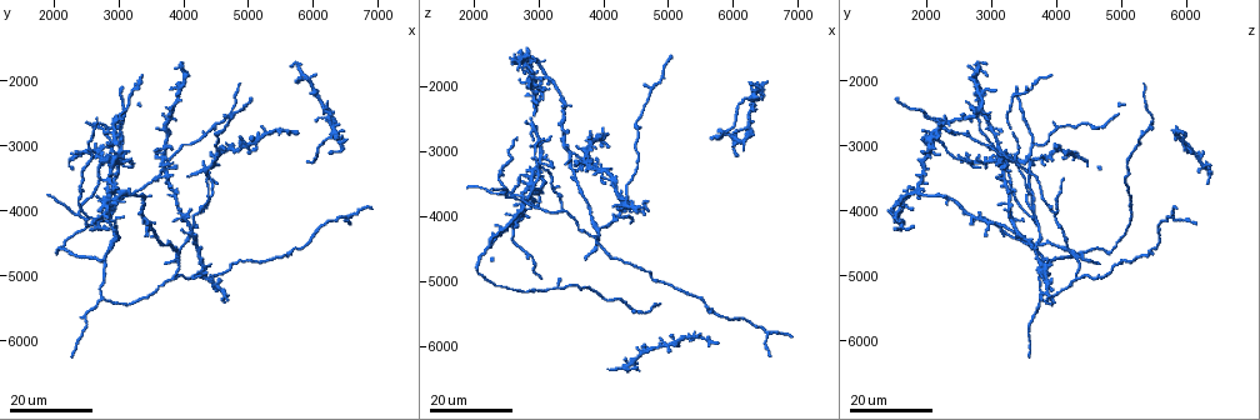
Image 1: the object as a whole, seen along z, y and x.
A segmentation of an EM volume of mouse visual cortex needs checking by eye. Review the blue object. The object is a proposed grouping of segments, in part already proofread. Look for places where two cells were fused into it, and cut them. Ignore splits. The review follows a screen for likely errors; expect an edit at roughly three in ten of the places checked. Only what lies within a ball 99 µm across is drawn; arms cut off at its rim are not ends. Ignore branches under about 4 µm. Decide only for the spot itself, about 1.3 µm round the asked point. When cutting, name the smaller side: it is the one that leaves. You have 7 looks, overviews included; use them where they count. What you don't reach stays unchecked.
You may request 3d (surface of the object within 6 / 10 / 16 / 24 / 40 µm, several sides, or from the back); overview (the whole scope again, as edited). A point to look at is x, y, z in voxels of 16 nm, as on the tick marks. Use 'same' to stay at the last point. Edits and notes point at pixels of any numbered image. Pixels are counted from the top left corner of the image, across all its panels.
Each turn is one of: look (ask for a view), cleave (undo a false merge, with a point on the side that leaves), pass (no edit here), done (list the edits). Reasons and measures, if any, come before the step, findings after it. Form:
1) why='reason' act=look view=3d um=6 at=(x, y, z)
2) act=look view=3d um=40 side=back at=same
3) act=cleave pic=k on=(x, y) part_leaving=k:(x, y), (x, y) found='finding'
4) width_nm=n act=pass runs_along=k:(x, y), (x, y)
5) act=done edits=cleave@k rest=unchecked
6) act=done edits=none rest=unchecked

why='three arms meet' act=look view=3d um=16 at=(6500, 4100, 5800)

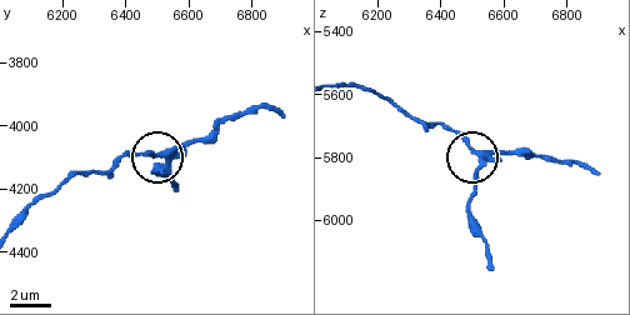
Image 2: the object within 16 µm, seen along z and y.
act=look view=3d um=10 at=(6540, 4110, 5810)

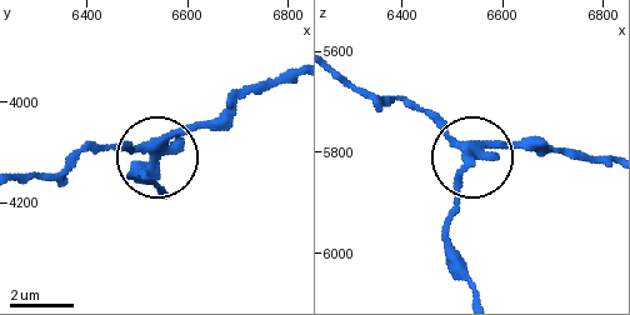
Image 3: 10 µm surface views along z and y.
side_arm_um=7 act=cleave pic=3 on=(143, 170) part_leaving=3:(473, 156), (456, 180), (448, 253), (478, 293) found='a second cell is stuck on'

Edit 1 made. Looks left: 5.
why='arms part here' act=look view=3d um=16 at=(4250, 4000, 4000)

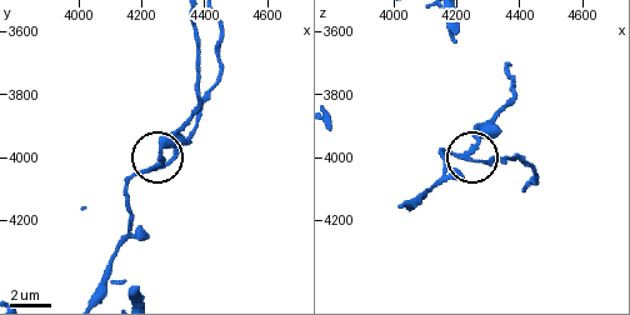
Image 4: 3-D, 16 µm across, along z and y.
act=look view=3d um=6 at=(4250, 4030, 4000)

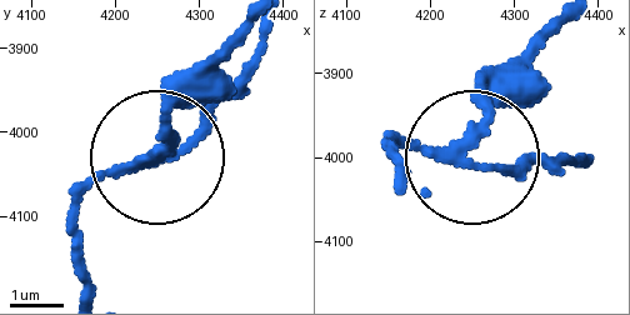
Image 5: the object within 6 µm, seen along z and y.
width_nm=180 act=cleave pic=5 on=(209, 131) part_leaving=5:(136, 163), (185, 135), (266, 28) found='two cells meet here'

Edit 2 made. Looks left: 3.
act=look view=3d um=24 at=(4600, 2650, 5500)

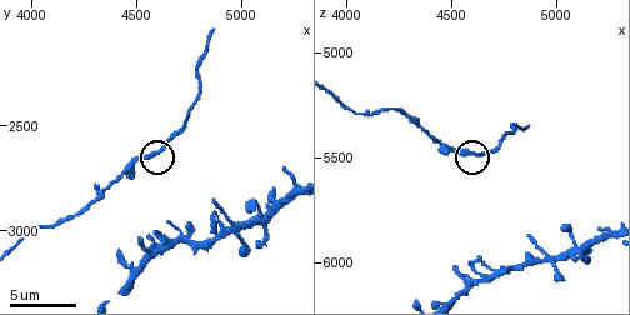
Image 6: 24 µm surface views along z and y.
act=look view=3d um=6 at=(4610, 2620, 5490)

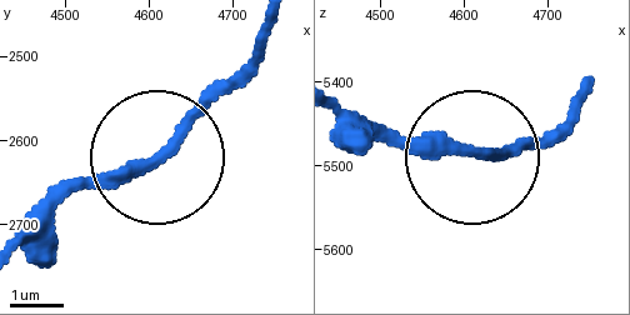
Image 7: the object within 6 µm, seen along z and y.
act=look view=3d um=6 side=back at=(4615, 2615, 5485)

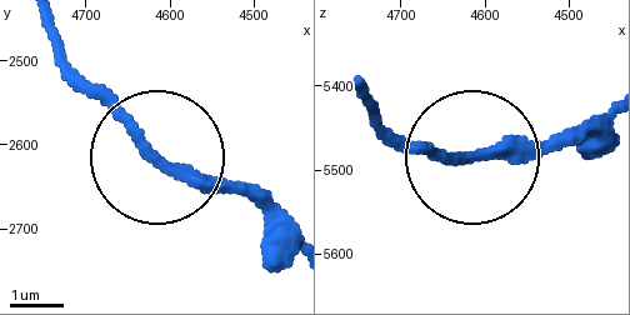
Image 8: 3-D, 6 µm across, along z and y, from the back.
width_nm=220 act=pass runs_along=8:(603, 115), (549, 146), (454, 160), (378, 138) found='all the same cell'

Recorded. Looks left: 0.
act=done edits=cleave@3,cleave@5 rest=unchecked

